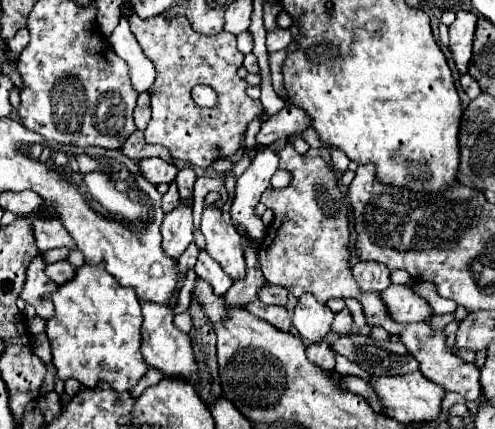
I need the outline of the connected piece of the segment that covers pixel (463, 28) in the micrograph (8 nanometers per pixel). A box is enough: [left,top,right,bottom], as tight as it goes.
[449,11,477,73]

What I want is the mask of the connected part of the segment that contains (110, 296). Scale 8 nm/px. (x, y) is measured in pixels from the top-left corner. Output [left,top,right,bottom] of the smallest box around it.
[47,265,147,393]

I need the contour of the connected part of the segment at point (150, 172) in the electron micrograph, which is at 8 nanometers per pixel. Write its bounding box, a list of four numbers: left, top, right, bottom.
[139,157,177,185]

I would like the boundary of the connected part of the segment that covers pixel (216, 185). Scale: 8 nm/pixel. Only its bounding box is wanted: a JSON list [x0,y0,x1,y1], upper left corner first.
[193,177,228,227]

